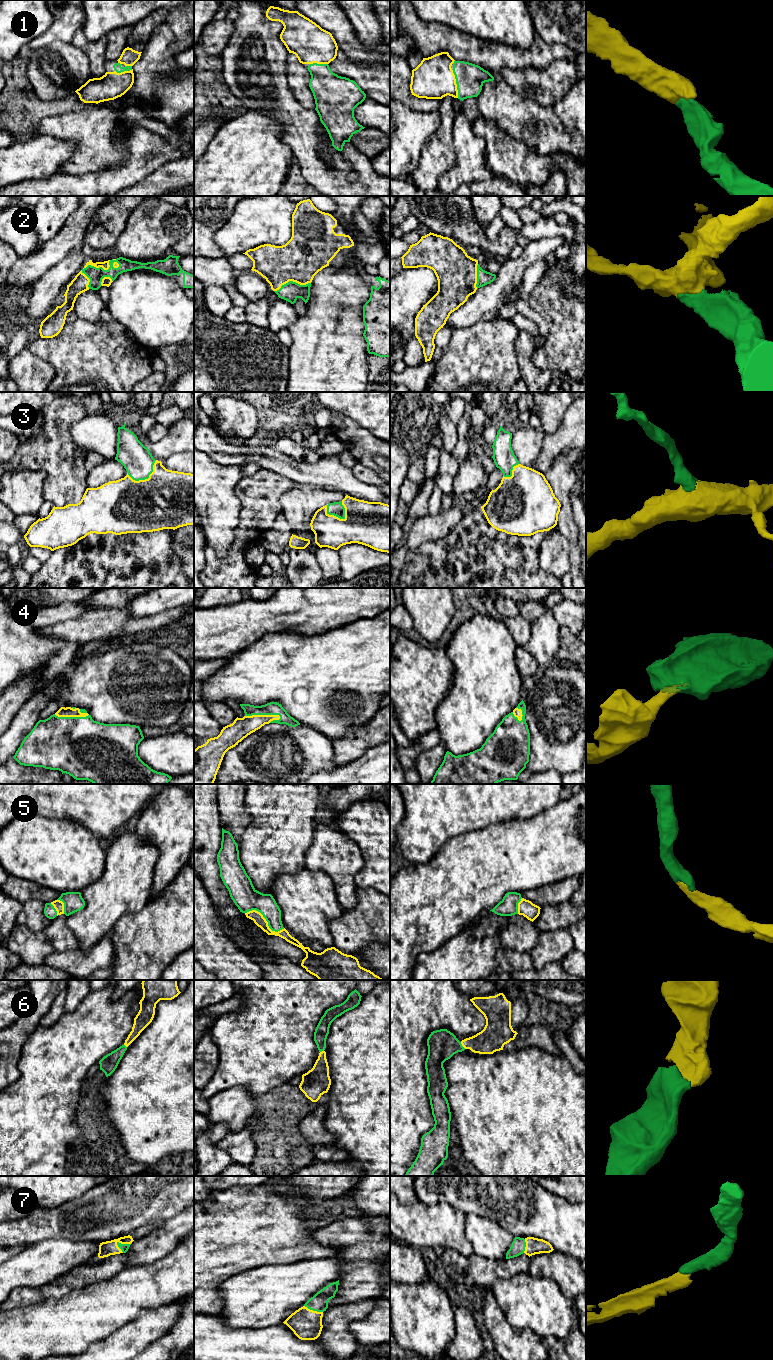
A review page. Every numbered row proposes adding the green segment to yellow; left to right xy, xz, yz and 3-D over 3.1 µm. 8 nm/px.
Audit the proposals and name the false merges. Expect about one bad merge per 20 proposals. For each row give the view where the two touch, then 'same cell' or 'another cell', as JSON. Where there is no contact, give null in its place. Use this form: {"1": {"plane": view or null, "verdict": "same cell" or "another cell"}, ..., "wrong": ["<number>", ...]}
{"1": {"plane": "yz", "verdict": "same cell"}, "2": {"plane": "xy", "verdict": "same cell"}, "3": {"plane": "xz", "verdict": "same cell"}, "4": {"plane": "xz", "verdict": "same cell"}, "5": {"plane": "xz", "verdict": "same cell"}, "6": {"plane": "yz", "verdict": "same cell"}, "7": {"plane": "xy", "verdict": "same cell"}, "wrong": []}

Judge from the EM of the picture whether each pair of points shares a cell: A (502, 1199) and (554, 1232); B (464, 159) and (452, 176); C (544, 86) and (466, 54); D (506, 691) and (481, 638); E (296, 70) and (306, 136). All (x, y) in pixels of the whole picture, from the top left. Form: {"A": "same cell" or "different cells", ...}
{"A": "same cell", "B": "same cell", "C": "different cells", "D": "same cell", "E": "different cells"}

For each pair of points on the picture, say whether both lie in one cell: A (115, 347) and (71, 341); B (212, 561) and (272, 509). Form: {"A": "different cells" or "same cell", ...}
{"A": "same cell", "B": "same cell"}

